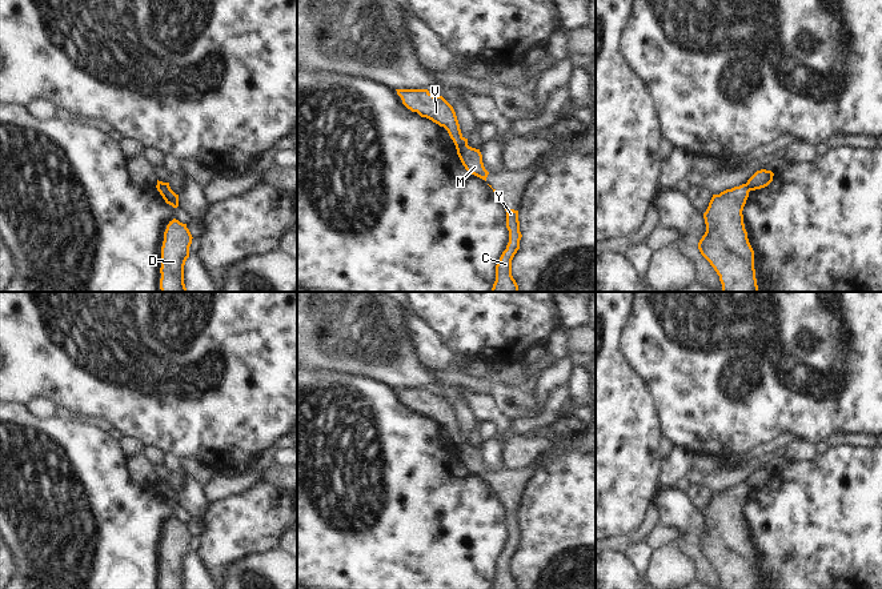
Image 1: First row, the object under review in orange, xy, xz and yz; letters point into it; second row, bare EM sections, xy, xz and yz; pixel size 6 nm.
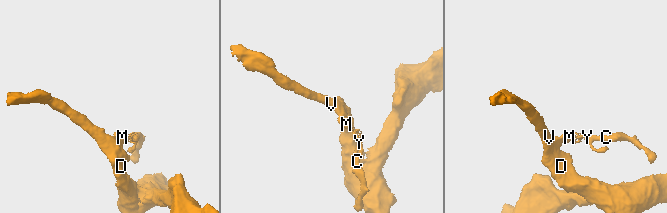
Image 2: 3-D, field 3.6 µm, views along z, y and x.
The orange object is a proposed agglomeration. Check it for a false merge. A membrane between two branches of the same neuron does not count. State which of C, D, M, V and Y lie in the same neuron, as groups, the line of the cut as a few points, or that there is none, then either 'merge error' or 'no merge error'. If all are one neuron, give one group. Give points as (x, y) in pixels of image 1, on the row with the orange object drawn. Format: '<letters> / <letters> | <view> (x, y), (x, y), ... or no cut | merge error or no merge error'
C M Y / D V | xz (466, 143), (456, 147) | merge error

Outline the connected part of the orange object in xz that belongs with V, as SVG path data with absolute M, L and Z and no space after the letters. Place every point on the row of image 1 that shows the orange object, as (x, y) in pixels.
M428 89L396 91L408 109L444 127L456 147L468 144L468 139L461 133L453 107L442 96L433 96Z

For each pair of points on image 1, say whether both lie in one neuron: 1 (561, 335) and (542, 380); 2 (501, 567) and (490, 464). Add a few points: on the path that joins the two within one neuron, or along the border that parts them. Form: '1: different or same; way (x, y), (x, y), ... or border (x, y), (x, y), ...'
1: same; way (560, 347), (560, 365), (554, 371)
2: different; border (478, 448), (482, 464), (489, 471), (504, 469)

